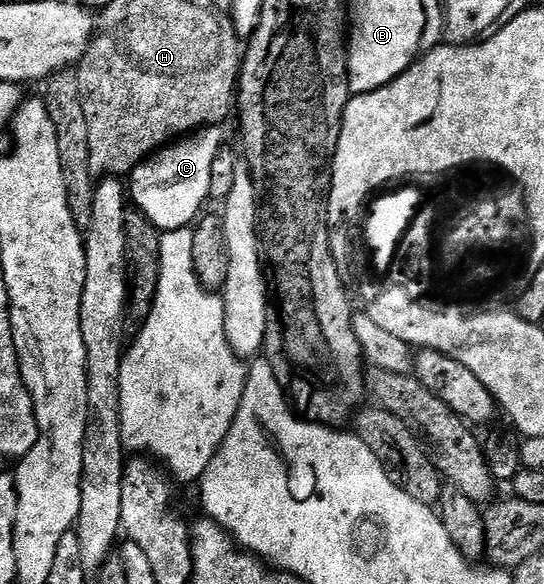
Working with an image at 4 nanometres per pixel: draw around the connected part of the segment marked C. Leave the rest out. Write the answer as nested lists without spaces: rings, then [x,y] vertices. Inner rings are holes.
[[[222,125],[204,126],[166,146],[156,150],[150,158],[144,160],[140,166],[135,167],[129,175],[129,198],[134,209],[140,210],[159,231],[181,229],[190,227],[200,217],[204,209],[203,201],[209,198],[209,171],[213,165],[217,152],[224,149]]]

